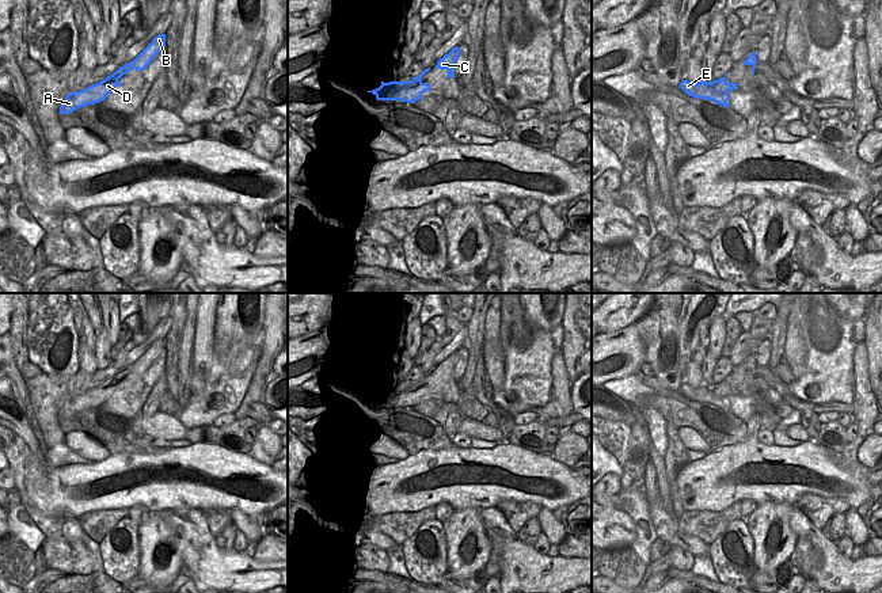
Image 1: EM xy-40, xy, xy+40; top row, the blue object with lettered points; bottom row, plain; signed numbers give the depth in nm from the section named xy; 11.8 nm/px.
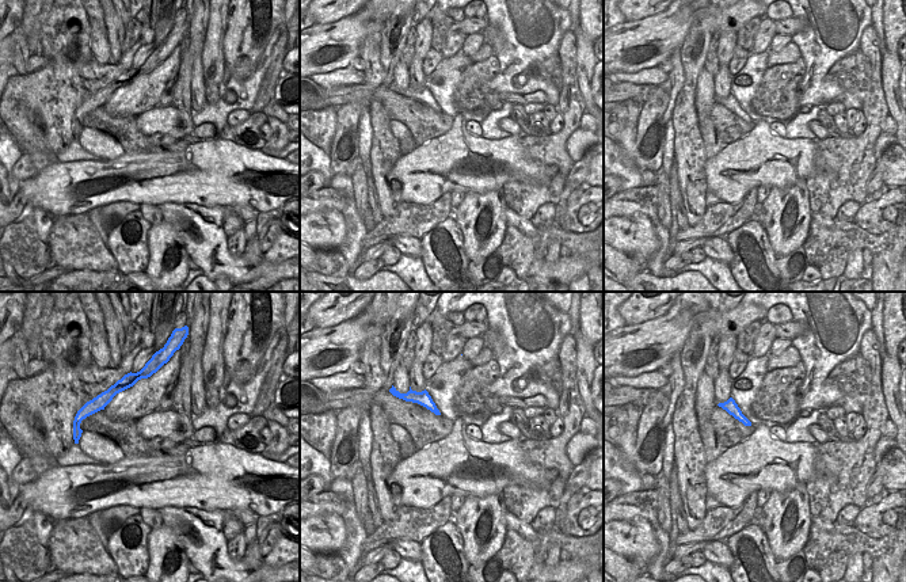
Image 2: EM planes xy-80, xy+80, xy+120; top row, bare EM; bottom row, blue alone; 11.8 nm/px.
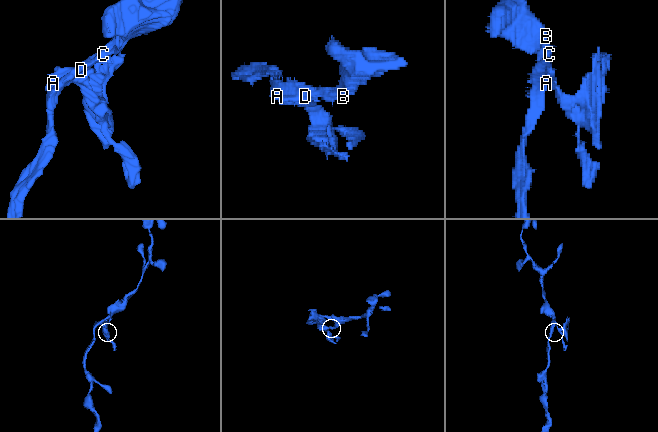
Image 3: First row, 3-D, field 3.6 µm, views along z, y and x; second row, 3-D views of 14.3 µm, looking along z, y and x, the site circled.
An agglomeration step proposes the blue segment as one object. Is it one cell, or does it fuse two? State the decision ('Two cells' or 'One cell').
Two cells.

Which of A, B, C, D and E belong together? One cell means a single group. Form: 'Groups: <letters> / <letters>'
Groups: A B C D / E.

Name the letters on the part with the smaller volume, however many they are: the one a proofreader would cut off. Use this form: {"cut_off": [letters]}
{"cut_off": ["E"]}

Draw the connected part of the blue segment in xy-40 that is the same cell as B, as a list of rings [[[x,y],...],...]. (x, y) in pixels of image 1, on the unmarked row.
[[[159,338],[152,346],[129,368],[119,370],[113,379],[96,387],[84,398],[68,398],[60,411],[60,418],[69,418],[83,410],[104,404],[109,398],[122,387],[118,384],[132,373],[144,375],[156,358],[166,350],[166,338]]]

